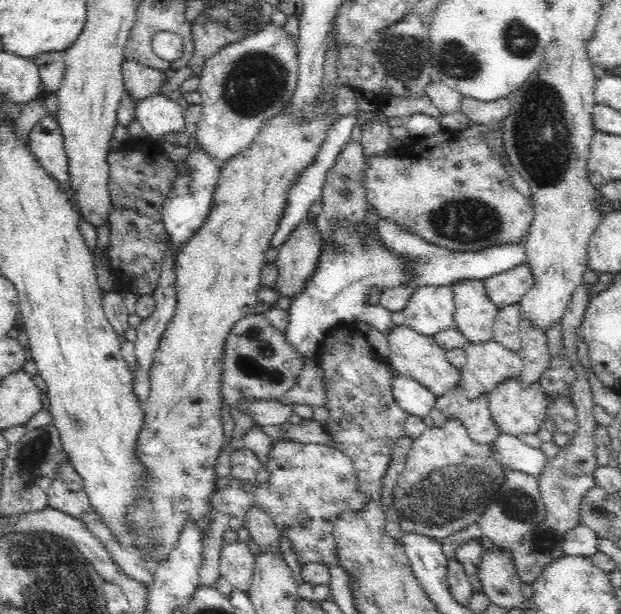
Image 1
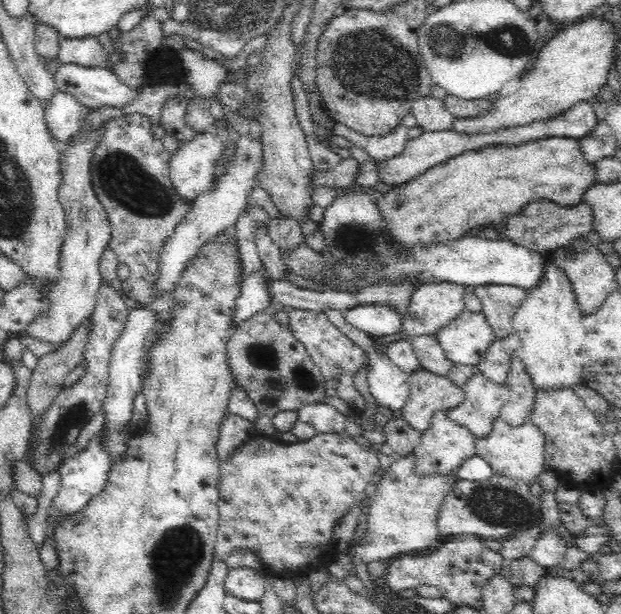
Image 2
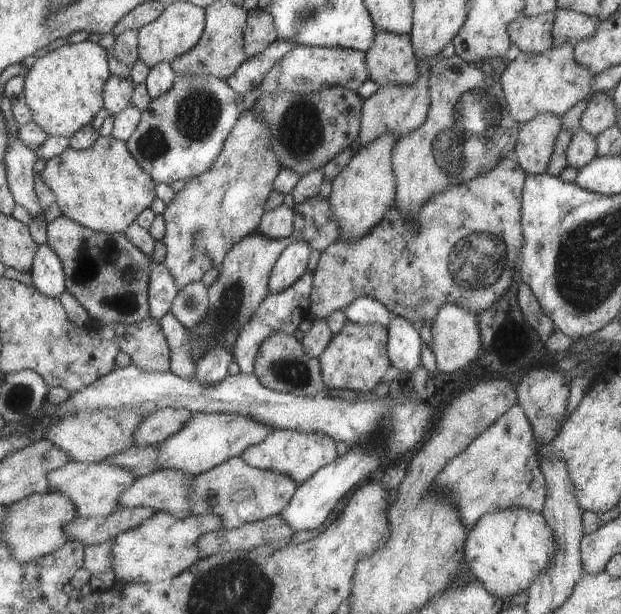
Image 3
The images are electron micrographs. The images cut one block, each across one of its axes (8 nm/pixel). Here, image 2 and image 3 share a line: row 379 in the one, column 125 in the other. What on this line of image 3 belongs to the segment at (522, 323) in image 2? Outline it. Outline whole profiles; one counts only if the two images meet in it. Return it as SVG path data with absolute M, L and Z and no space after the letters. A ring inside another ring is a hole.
M157 511L147 522L130 528L113 539L111 544L111 571L115 580L123 582L143 582L153 584L159 580L175 580L187 566L199 558L195 540L199 535L214 531L222 526L222 518L215 514L187 515L177 517L167 512Z

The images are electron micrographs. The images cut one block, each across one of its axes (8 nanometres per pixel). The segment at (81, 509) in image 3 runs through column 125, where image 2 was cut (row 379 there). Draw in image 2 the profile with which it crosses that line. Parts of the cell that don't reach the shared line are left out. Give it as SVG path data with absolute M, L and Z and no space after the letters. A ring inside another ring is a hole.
M474 373L463 386L465 399L456 408L447 410L448 420L467 428L472 436L488 437L492 432L493 422L499 416L501 408L508 402L509 392L507 385L498 385L491 381L483 373Z

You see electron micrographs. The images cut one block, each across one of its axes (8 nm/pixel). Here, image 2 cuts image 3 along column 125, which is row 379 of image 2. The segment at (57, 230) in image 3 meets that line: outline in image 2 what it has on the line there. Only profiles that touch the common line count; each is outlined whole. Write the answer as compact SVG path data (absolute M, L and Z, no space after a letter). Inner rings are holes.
M258 312L250 320L242 322L227 344L227 363L231 375L236 377L236 383L247 390L257 408L257 417L253 422L253 428L260 434L272 436L271 421L280 410L298 411L303 406L310 406L310 404L328 404L322 373L310 361L310 356L306 353L304 346L290 331L279 325L274 316L262 315L261 312Z

